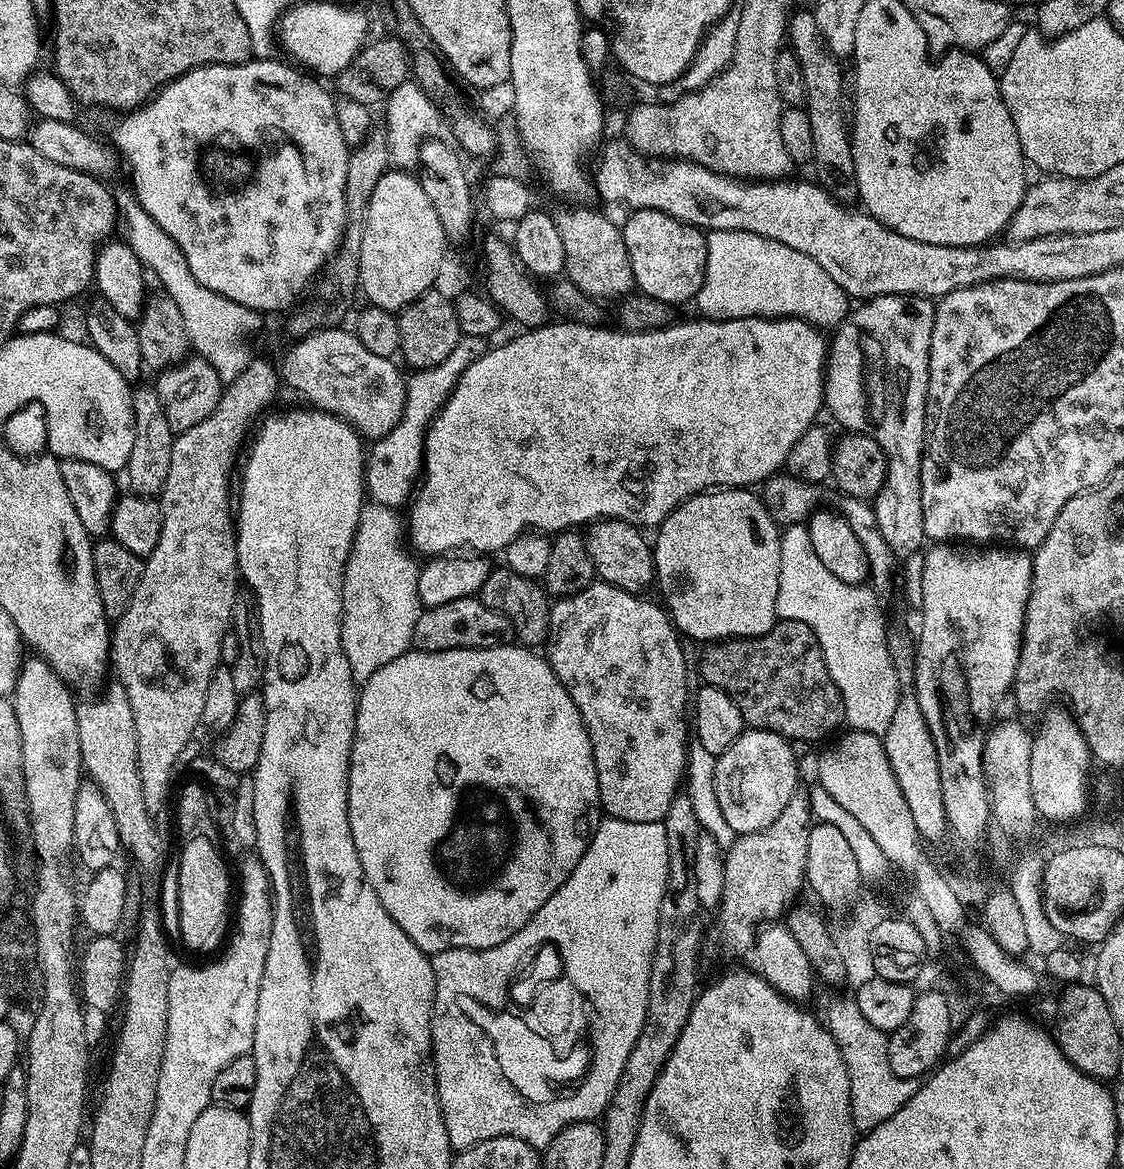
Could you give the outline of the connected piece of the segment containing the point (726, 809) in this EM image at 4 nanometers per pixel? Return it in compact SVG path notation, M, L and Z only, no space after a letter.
M760 728L745 730L721 756L715 757L716 773L712 780L716 783L716 804L720 807L720 816L733 828L733 833L743 834L766 830L778 814L786 807L786 802L798 791L796 784L796 767L798 761L790 752L789 741L776 732L763 732Z

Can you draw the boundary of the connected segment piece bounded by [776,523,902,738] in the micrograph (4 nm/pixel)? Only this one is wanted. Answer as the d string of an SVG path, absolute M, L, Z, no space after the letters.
M803 523L789 524L781 531L777 617L802 622L814 630L826 658L826 670L840 691L845 721L853 729L880 738L890 726L902 689L890 662L889 631L884 628L879 603L871 587L842 582L818 562Z

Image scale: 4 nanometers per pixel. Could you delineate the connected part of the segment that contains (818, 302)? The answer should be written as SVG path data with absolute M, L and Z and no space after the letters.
M708 232L706 239L708 253L704 281L694 301L695 307L700 307L701 317L710 320L737 320L751 316L793 316L794 319L805 320L821 330L835 330L847 318L850 311L848 293L842 290L840 284L834 282L834 278L830 278L830 274L826 274L826 270L822 270L822 266L818 266L818 262L814 262L814 258L790 250L790 246L782 246L776 240L749 232Z

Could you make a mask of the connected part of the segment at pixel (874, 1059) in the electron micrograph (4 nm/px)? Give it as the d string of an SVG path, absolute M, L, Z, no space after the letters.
M832 990L824 1000L824 1016L822 1023L838 1042L838 1050L842 1054L842 1062L846 1062L846 1074L850 1074L850 1106L852 1107L852 1127L863 1134L874 1130L890 1114L902 1110L906 1102L910 1102L918 1087L916 1080L898 1078L894 1070L890 1070L888 1061L888 1036L874 1027L866 1019L862 1010L858 1010L855 995L839 996L839 991Z

